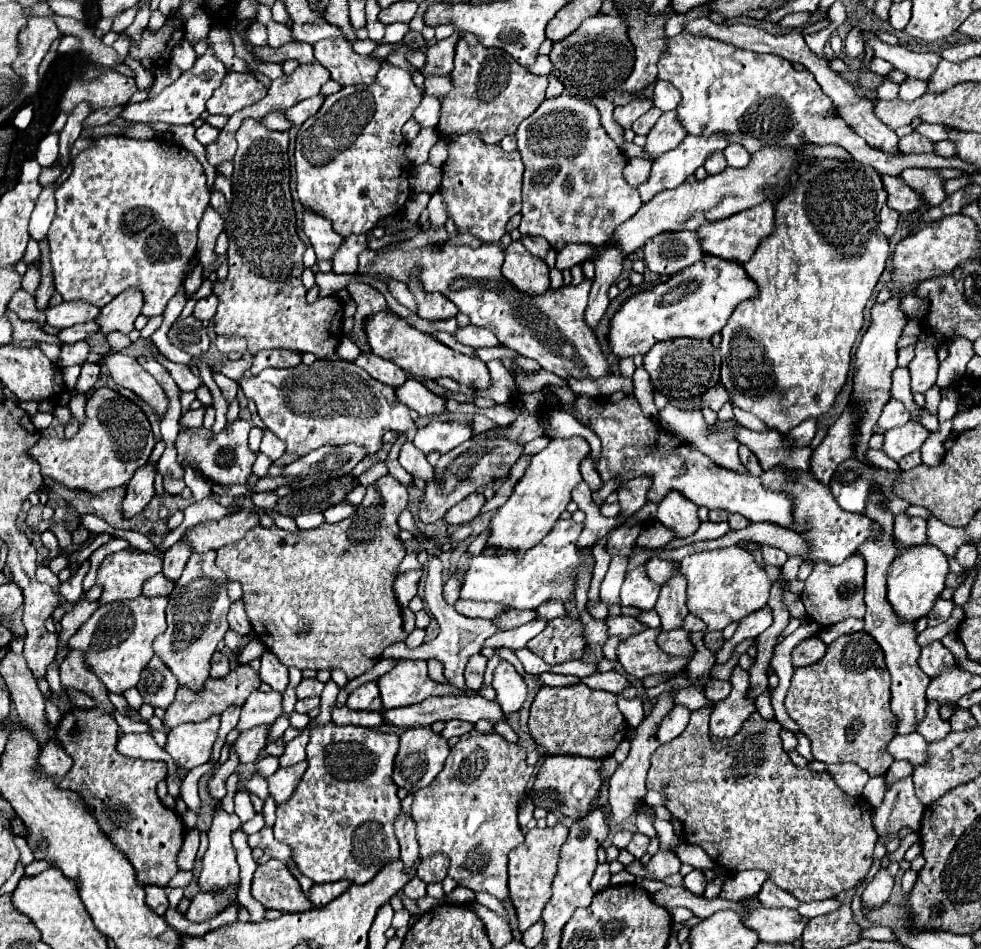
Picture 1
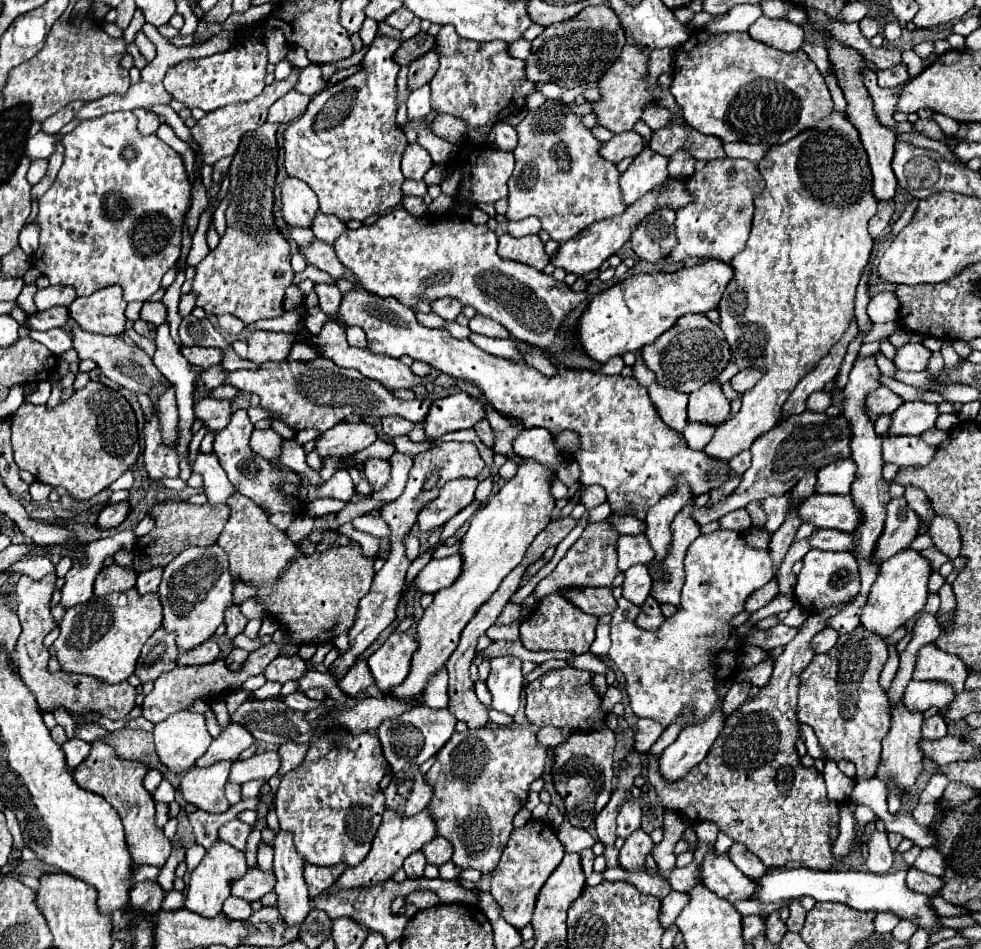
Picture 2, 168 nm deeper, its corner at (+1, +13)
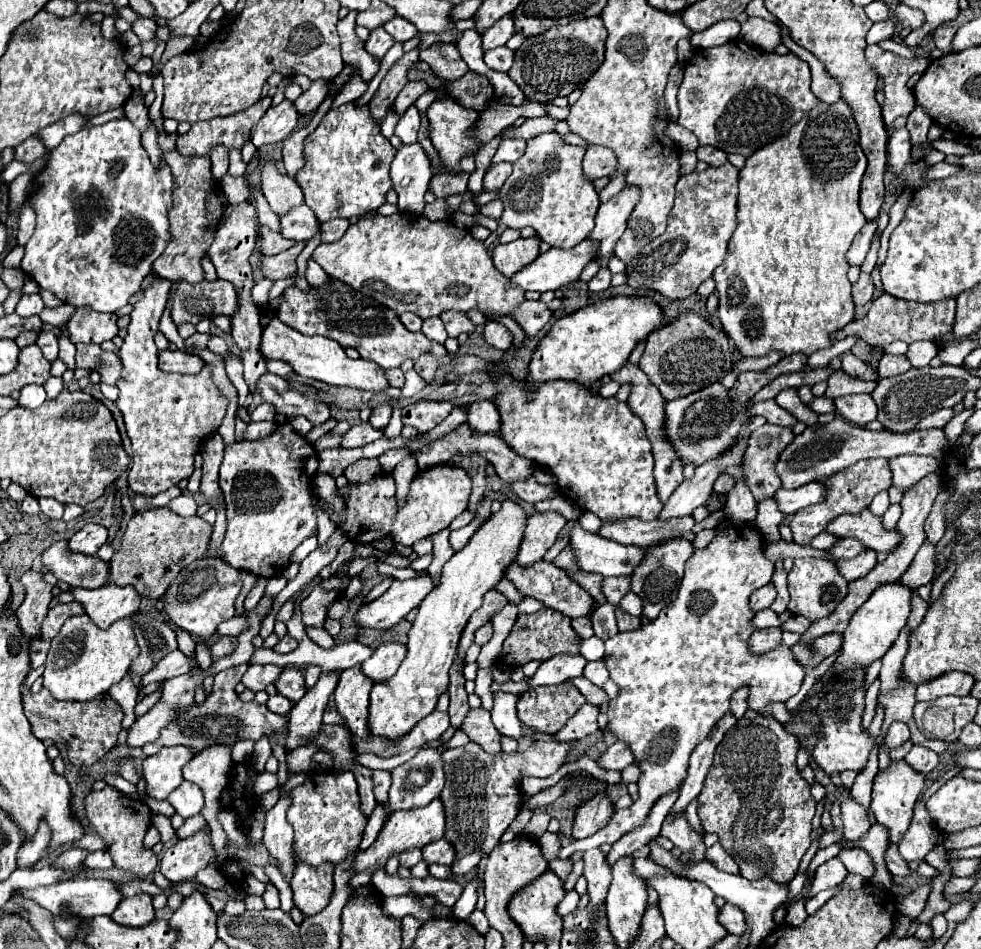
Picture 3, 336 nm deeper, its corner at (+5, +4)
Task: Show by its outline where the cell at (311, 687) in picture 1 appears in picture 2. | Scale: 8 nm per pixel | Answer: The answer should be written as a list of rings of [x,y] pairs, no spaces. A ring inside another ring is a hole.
[[[291,655],[291,657],[277,657],[277,659],[273,659],[269,663],[269,667],[265,669],[265,677],[269,681],[287,683],[287,681],[301,679],[307,671],[309,671],[307,661],[303,661],[299,655]]]

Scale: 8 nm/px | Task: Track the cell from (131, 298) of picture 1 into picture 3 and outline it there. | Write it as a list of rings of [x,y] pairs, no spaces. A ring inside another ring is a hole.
[[[77,308],[73,318],[67,322],[67,332],[73,344],[101,344],[117,336],[117,316],[99,314],[91,308]]]

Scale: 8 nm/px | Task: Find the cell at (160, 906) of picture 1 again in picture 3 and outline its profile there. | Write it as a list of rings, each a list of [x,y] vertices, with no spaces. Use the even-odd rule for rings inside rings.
[[[141,894],[135,898],[125,898],[121,900],[119,908],[115,908],[115,912],[111,914],[111,918],[121,924],[121,926],[129,926],[129,928],[141,928],[143,924],[149,924],[155,916],[155,910],[151,906],[151,896]]]

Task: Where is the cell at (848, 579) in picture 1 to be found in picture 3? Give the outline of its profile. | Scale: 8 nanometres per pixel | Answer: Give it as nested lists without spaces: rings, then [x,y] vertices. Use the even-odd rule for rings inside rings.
[[[797,558],[789,572],[787,586],[789,586],[789,594],[791,594],[791,600],[787,606],[789,612],[805,616],[811,622],[829,616],[847,594],[847,580],[843,576],[839,576],[835,564],[829,560],[817,560],[817,558]]]

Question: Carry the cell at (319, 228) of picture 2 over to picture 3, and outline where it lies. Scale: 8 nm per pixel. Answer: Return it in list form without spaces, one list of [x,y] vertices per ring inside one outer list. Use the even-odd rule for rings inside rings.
[[[307,204],[291,208],[291,212],[279,216],[279,224],[281,224],[281,236],[287,240],[311,240],[319,228],[317,218]]]

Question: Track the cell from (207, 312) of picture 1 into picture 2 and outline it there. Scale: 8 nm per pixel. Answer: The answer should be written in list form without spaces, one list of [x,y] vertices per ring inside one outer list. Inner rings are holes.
[[[185,293],[181,297],[181,303],[179,303],[179,315],[185,317],[189,315],[193,309],[195,309],[195,301],[197,301],[197,295],[195,293]]]

